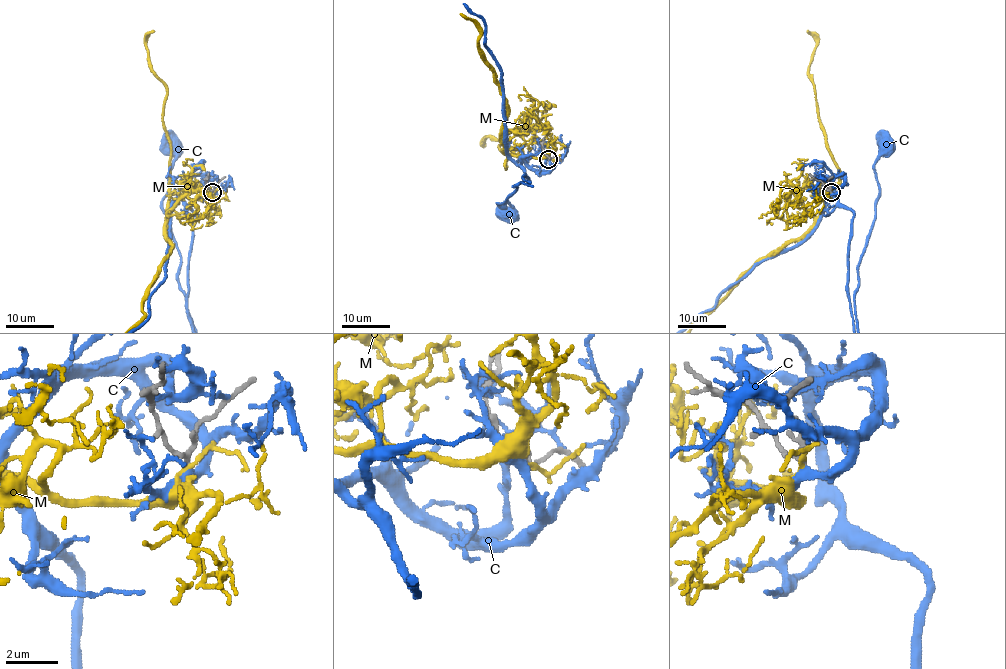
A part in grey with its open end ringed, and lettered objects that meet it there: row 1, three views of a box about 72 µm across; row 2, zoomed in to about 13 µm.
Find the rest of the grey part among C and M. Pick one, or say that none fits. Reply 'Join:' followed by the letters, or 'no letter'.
Join: no letter

